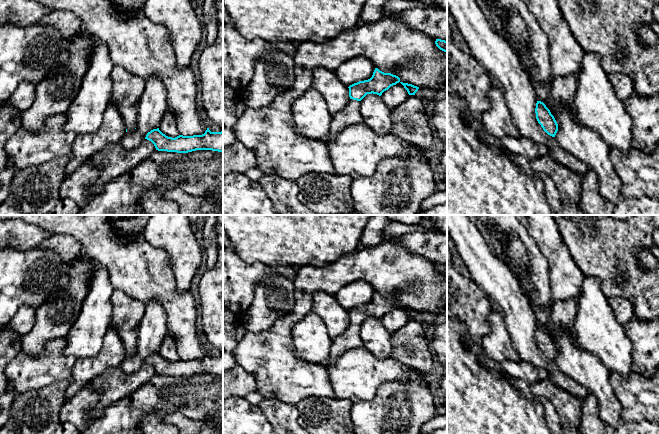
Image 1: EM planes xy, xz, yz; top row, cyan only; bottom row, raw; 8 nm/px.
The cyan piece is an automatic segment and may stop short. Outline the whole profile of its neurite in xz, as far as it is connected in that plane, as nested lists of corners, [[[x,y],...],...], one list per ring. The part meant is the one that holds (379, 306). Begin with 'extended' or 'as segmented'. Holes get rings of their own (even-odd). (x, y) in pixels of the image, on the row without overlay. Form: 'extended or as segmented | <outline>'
extended | [[[375,292],[370,303],[350,309],[348,311],[349,326],[340,336],[332,340],[328,363],[334,363],[343,352],[362,346],[360,328],[361,324],[367,318],[373,317],[381,320],[384,315],[399,306],[400,302],[398,300],[391,297],[384,297]]]

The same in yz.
extended | [[[579,294],[570,300],[554,301],[552,306],[552,316],[546,328],[537,325],[535,337],[538,347],[543,354],[550,360],[555,361],[558,355],[558,348],[552,339],[558,336],[561,331],[568,332],[572,340],[576,341],[576,333],[573,321],[577,313],[577,303]]]

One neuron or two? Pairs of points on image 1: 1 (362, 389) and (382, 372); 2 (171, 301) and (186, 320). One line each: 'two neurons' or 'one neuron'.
1: one neuron
2: one neuron

